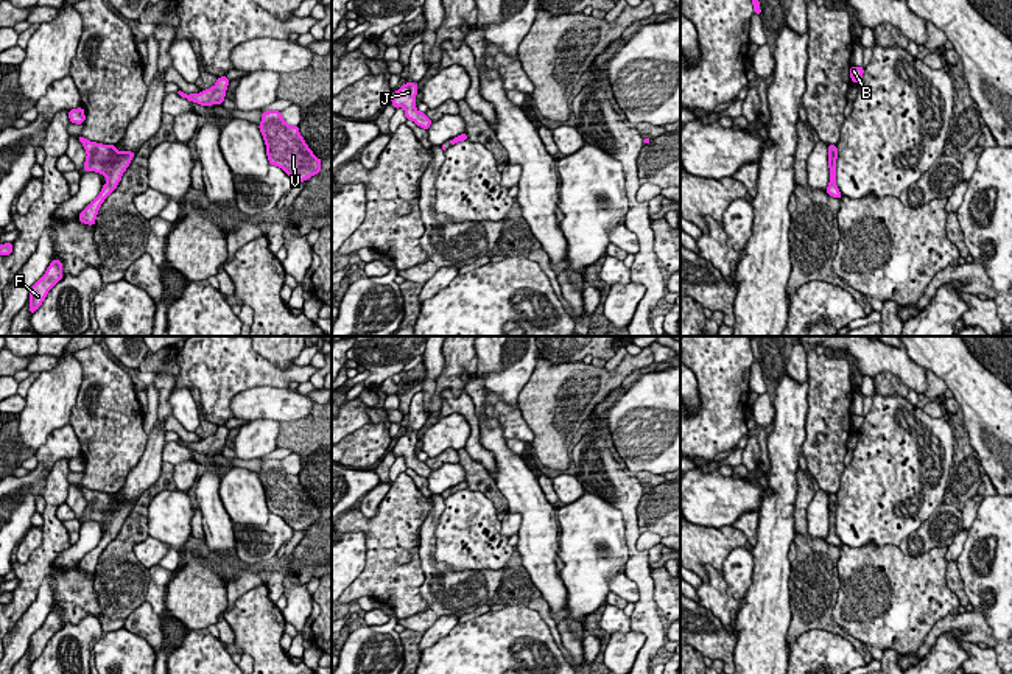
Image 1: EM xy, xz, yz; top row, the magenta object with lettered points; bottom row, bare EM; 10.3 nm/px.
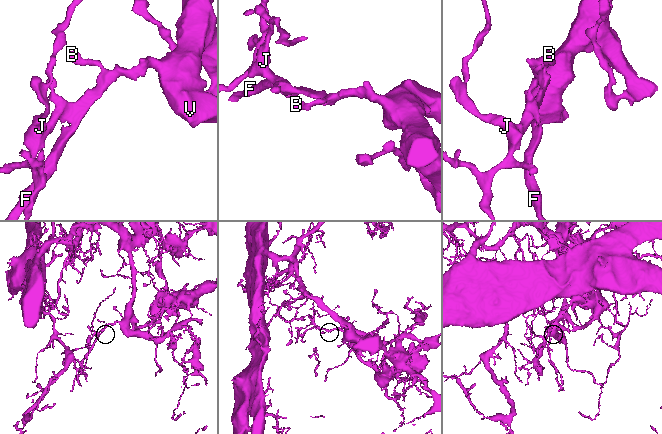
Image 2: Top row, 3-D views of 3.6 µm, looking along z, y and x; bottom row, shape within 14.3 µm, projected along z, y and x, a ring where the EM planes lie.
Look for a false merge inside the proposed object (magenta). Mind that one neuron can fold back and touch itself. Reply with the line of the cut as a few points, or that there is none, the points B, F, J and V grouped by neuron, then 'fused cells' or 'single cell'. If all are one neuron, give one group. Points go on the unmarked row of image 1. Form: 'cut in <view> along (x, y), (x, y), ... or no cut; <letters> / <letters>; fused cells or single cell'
no cut; B F J V; single cell

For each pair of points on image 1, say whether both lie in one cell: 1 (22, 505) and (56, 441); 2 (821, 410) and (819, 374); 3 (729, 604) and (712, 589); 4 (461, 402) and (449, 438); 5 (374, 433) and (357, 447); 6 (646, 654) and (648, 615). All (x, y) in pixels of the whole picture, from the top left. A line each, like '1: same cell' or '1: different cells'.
1: same cell
2: same cell
3: same cell
4: different cells
5: same cell
6: same cell

